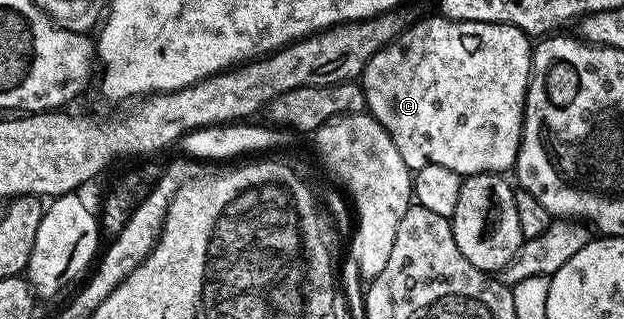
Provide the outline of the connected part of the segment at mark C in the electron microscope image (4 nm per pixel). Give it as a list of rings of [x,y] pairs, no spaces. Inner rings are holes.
[[[433,16],[418,22],[415,26],[407,25],[394,41],[388,43],[372,60],[368,60],[366,69],[360,75],[360,85],[366,94],[366,110],[378,123],[386,129],[388,136],[396,144],[396,152],[400,152],[404,164],[408,164],[411,172],[420,168],[428,168],[432,164],[440,164],[440,168],[452,168],[452,172],[469,176],[471,174],[500,174],[513,171],[520,144],[522,143],[522,121],[526,107],[526,90],[530,86],[532,73],[532,38],[520,28],[509,24],[488,24],[487,22],[454,22],[450,18]]]

